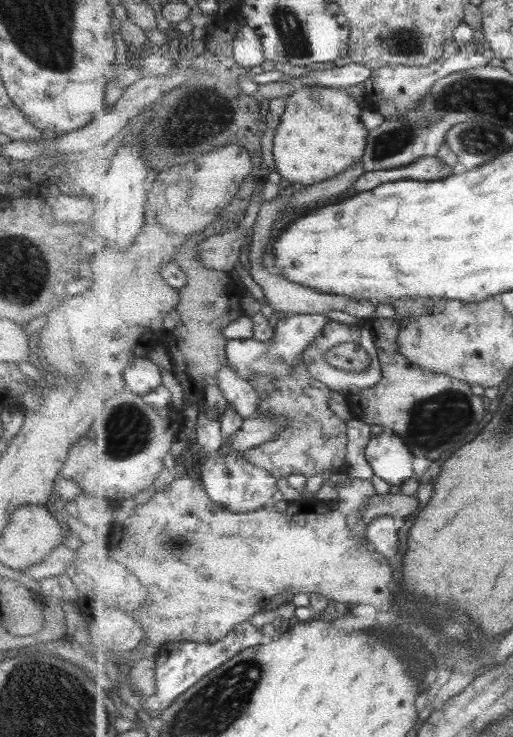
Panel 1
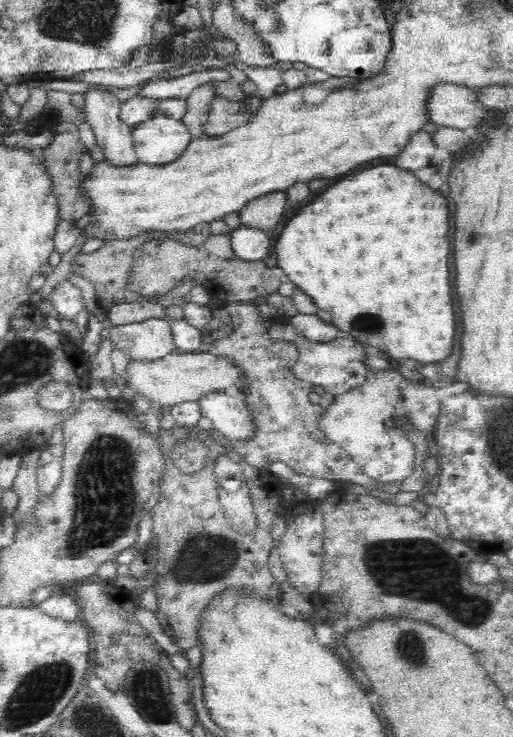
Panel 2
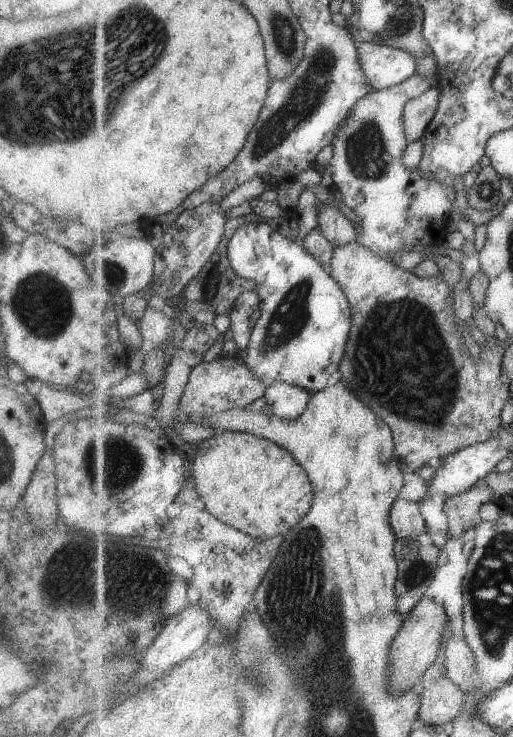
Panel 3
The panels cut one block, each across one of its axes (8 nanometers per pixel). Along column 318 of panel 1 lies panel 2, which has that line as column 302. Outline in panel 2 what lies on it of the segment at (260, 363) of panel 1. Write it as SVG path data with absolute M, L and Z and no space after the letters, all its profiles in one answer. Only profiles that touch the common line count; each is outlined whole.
M296 313L294 316L288 318L292 329L298 332L300 337L304 337L306 341L314 343L330 343L337 339L339 331L331 324L318 318L315 314L300 314Z

